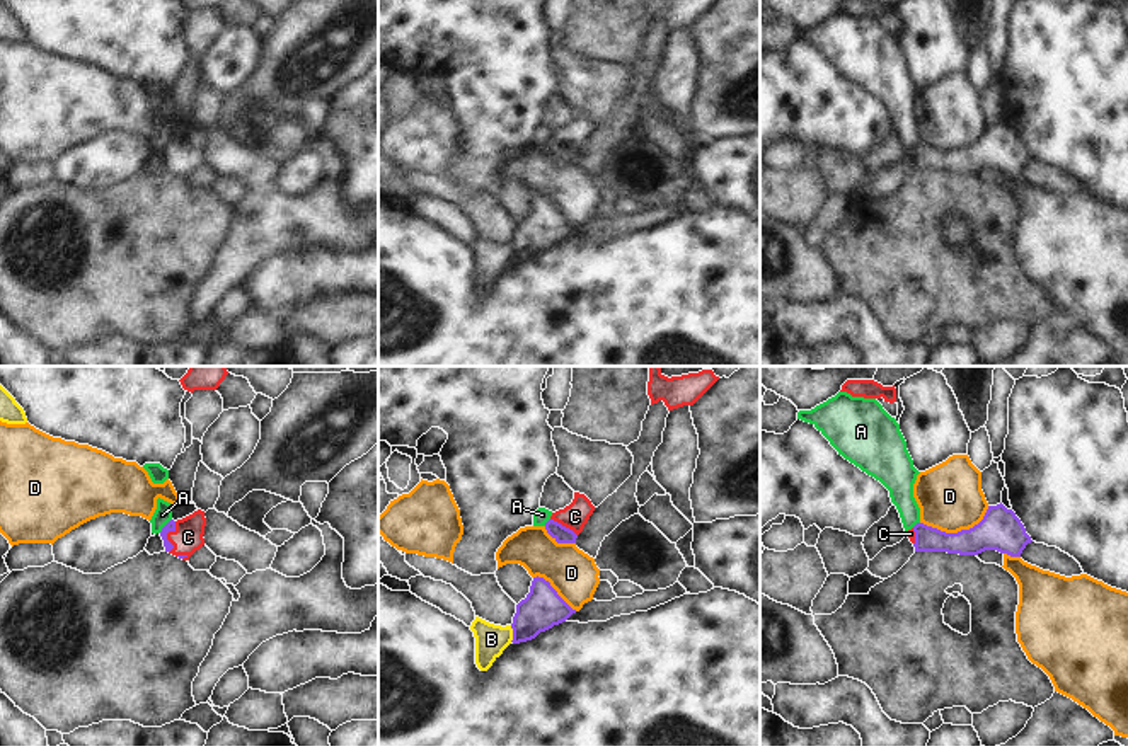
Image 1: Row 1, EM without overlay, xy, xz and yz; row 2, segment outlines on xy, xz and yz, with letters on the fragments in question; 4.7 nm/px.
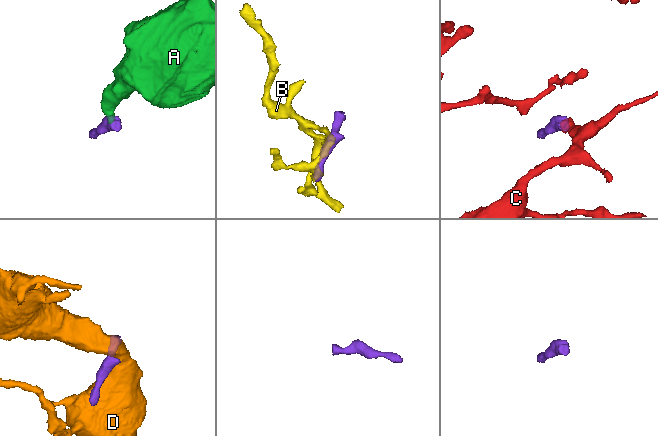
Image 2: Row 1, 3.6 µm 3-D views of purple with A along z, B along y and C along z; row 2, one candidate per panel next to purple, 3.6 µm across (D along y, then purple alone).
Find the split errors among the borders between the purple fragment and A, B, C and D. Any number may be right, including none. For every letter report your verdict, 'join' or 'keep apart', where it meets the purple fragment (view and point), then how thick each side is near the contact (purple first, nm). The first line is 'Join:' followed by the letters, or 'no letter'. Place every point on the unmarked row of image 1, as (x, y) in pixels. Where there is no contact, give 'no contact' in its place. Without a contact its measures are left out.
Join: C
A: keep apart; meets purple in xy at (166, 143); 50 nm thick on the purple side, 90 nm on the other
B: keep apart; meets purple in xz at (513, 252); 200 nm thick on the purple side, 150 nm on the other
C: join; meets purple in xy at (166, 155); 50 nm thick on the purple side, 140 nm on the other
D: keep apart; meets purple in yz at (958, 150); 200 nm thick on the purple side, 300 nm on the other

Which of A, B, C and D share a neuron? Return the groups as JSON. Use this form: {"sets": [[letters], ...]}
{"sets": [["A"], ["B"], ["C"], ["D"]]}

